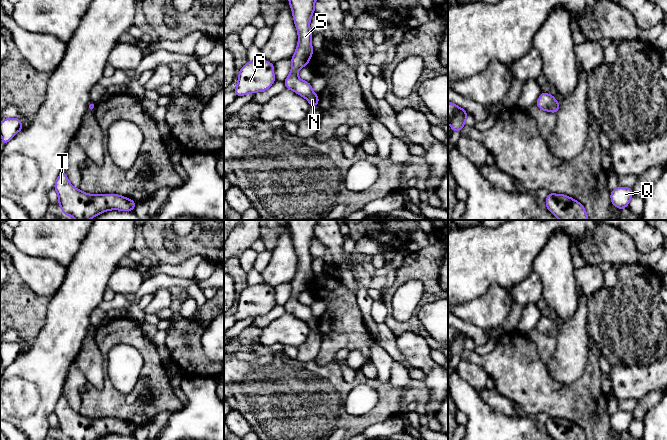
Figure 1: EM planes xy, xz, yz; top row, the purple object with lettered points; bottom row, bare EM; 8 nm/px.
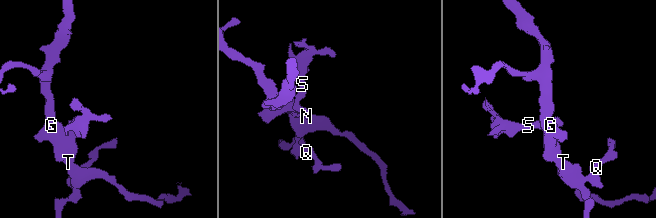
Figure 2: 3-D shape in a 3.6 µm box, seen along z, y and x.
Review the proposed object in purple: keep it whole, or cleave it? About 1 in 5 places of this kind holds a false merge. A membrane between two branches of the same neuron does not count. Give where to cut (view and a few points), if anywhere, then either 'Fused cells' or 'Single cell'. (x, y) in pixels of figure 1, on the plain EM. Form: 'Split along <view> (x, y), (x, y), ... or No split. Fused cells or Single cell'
No split. Single cell

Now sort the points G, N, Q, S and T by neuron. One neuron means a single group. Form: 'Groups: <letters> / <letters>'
Groups: G N Q S T

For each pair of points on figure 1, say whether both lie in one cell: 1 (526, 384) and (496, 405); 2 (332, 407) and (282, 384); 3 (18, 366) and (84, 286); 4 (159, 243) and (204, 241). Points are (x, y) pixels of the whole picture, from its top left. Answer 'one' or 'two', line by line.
1: two
2: one
3: one
4: one

